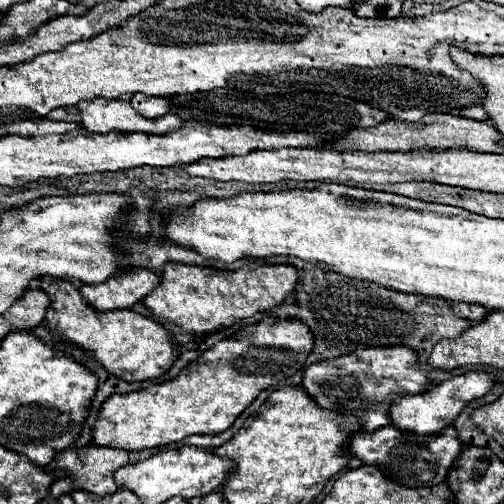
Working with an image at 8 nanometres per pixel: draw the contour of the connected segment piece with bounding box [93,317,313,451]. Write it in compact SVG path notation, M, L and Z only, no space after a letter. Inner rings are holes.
M265 317L263 321L247 325L237 335L223 339L209 351L201 353L201 359L189 365L185 371L181 371L175 379L165 381L161 385L151 385L149 389L135 391L129 395L111 395L103 403L101 415L93 429L93 443L125 451L141 451L149 447L163 447L169 443L177 443L189 435L223 433L257 399L257 395L263 389L303 369L305 359L311 351L313 351L313 333L309 331L309 327L305 327L305 323L297 319Z

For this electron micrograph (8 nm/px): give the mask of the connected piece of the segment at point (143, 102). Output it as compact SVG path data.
M133 95L131 105L135 107L135 111L139 111L143 117L153 119L153 117L161 117L169 113L169 99L167 97L147 97L147 95Z

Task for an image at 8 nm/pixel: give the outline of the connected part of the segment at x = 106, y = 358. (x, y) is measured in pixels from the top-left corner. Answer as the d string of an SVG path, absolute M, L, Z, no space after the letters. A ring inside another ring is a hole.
M43 277L41 289L51 299L51 305L45 315L51 333L57 337L67 337L69 341L89 351L109 373L117 375L119 379L129 381L157 379L163 373L167 373L181 355L179 341L173 339L171 333L161 323L143 317L133 309L117 309L105 313L97 311L85 303L81 291L73 283L57 277Z

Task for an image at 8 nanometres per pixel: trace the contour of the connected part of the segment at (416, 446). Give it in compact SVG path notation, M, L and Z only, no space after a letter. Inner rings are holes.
M387 425L373 433L359 431L351 439L351 453L357 455L357 459L361 459L365 465L381 467L383 473L389 473L385 477L405 487L435 487L443 483L449 475L453 461L459 457L461 451L463 451L463 443L455 427L447 427L437 435L421 437L413 433L403 433L397 427Z

